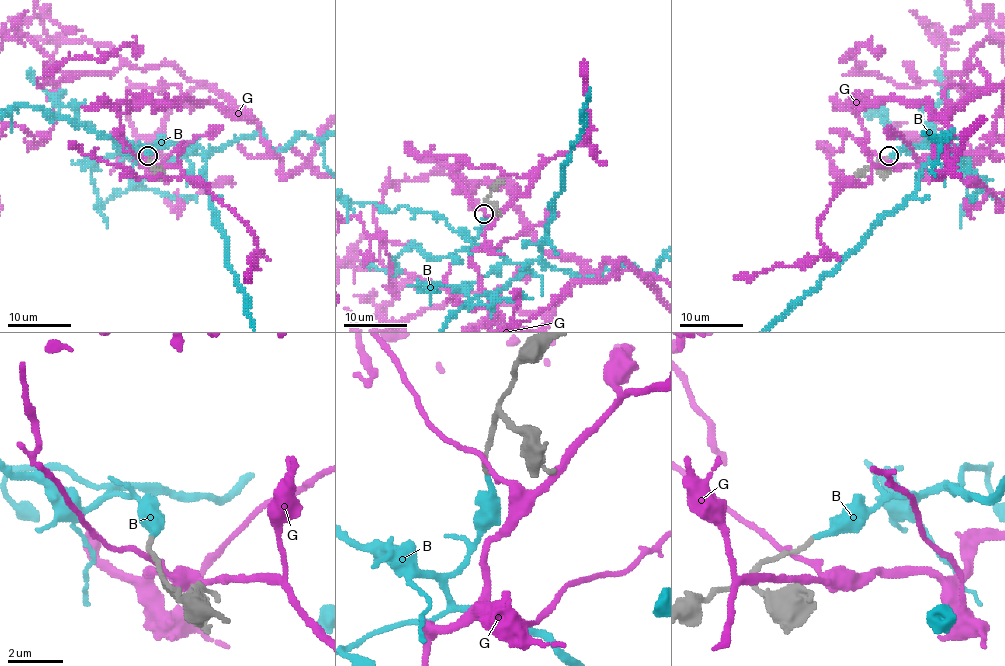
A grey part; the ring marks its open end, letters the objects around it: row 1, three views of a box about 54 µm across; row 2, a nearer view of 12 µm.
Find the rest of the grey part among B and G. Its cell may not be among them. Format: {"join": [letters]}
{"join": ["B"]}

